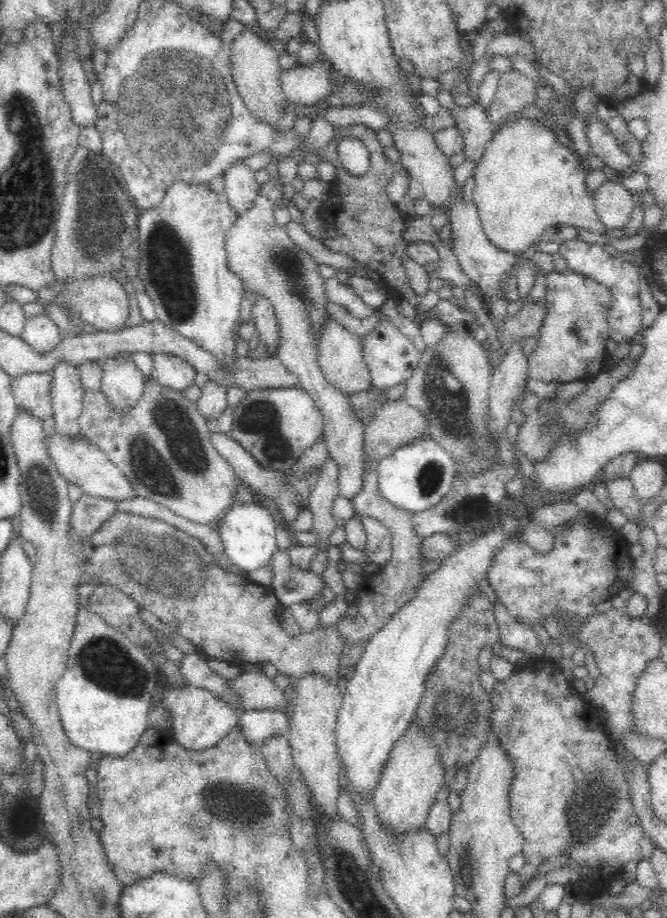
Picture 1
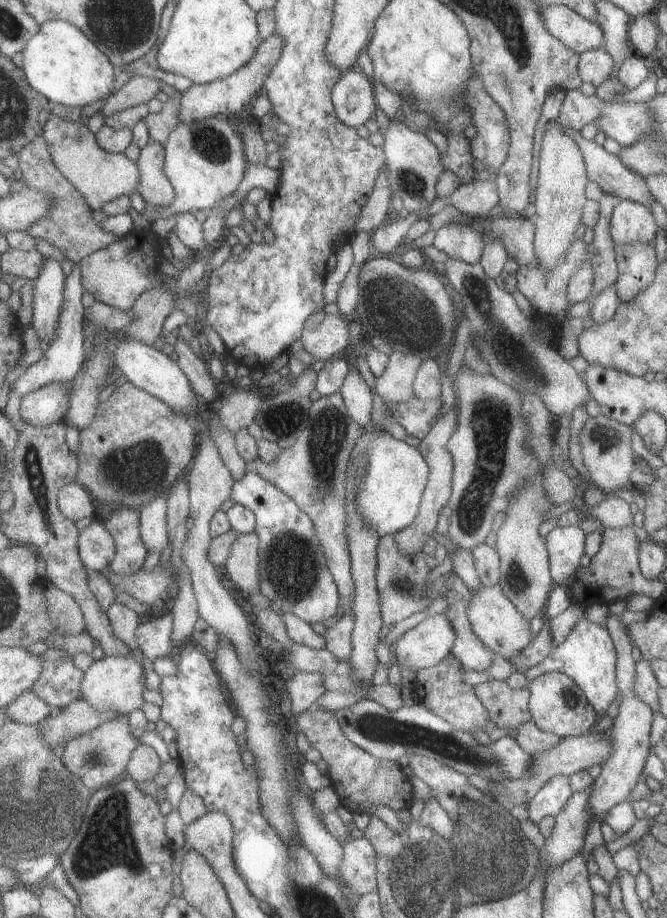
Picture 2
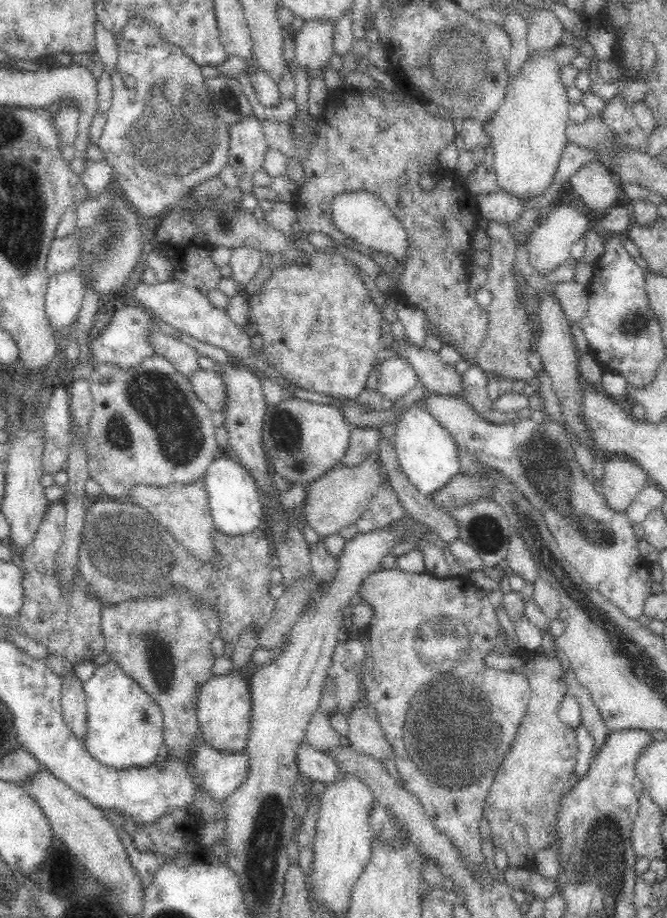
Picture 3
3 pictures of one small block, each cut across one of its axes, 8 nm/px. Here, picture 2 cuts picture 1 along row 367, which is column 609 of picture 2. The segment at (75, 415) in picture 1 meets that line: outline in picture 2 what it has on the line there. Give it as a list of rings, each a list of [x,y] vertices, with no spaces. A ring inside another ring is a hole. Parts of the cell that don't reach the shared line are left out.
[[[600,44],[597,48],[580,52],[576,68],[583,83],[590,83],[592,88],[598,87],[612,76],[613,58],[605,52],[605,48]]]

